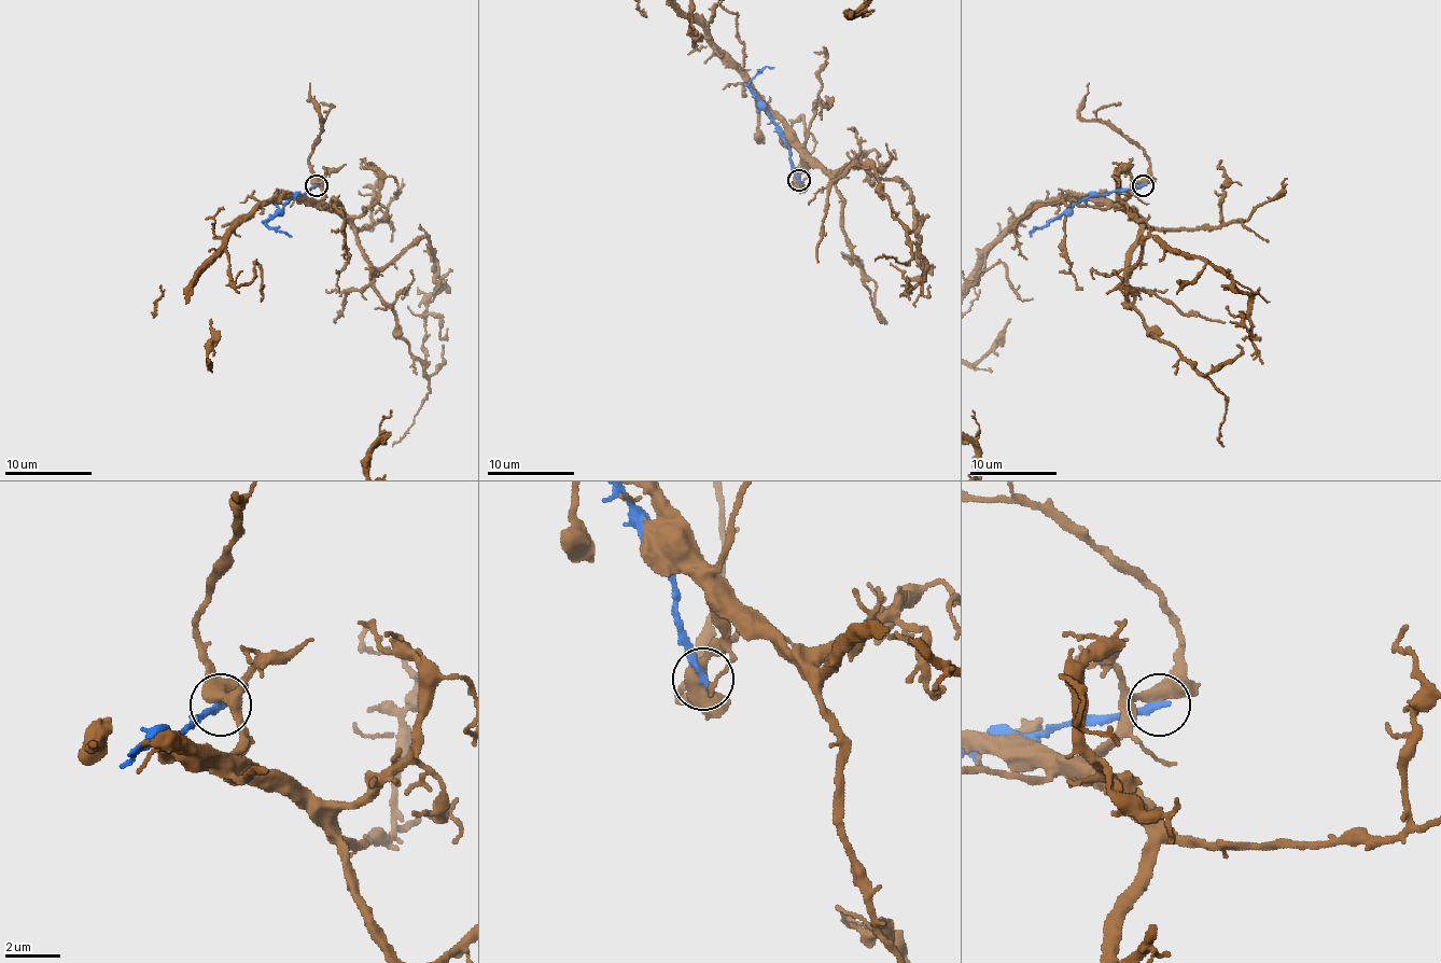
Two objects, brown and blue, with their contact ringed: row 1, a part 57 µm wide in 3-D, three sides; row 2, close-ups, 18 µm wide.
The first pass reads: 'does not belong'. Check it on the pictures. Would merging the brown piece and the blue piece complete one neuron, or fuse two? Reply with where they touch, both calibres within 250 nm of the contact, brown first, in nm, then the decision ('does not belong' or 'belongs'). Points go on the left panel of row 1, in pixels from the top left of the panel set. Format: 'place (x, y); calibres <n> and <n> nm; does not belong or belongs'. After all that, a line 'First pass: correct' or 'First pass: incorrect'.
place (316, 185); calibres 500 and 300 nm; does not belong
First pass: correct

